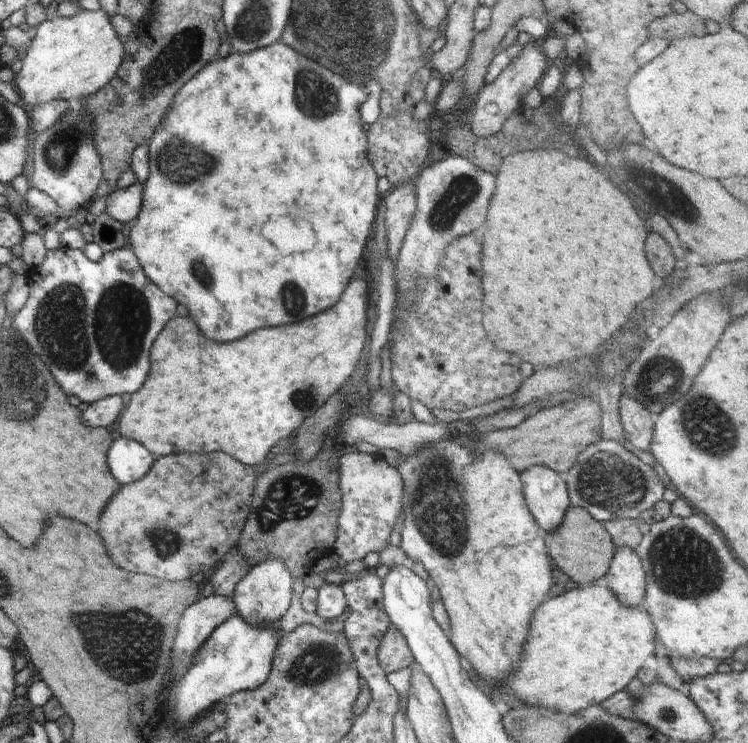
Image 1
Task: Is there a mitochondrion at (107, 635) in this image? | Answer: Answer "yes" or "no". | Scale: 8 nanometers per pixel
yes

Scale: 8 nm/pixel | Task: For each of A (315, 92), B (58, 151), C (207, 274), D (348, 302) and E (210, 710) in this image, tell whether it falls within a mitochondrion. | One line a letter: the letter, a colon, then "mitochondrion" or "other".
A: mitochondrion
B: mitochondrion
C: mitochondrion
D: other
E: other

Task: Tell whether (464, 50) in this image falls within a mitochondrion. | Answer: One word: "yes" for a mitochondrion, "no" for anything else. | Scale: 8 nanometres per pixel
no

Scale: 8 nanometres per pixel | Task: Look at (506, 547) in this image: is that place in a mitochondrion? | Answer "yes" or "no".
no

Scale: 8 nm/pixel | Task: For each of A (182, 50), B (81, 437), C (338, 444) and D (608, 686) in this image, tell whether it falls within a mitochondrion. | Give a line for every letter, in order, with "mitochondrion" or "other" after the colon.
A: mitochondrion
B: other
C: other
D: other

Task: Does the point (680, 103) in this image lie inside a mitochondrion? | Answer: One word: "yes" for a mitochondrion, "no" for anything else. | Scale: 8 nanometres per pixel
no

